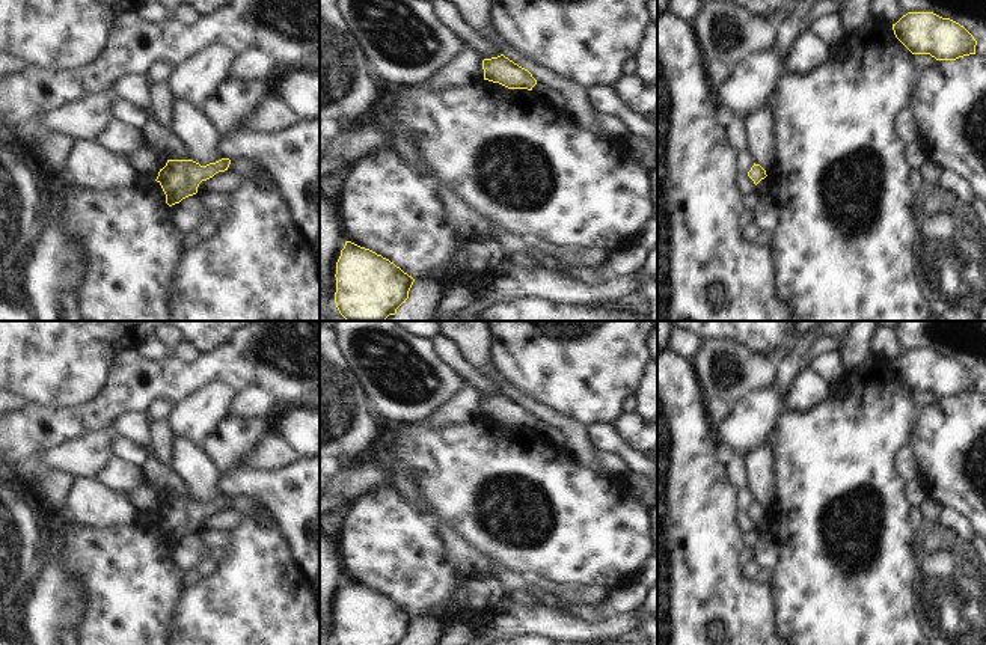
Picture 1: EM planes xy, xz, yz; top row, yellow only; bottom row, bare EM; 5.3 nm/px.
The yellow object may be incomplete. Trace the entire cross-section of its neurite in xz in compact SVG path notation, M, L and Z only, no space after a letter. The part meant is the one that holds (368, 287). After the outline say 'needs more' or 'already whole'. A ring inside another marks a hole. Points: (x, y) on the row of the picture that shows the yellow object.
M345 241L336 262L335 303L347 321L384 321L409 298L415 282L389 259Z | already whole

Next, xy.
M222 158L207 166L201 166L193 160L167 160L166 166L160 169L155 181L166 194L166 203L172 206L196 194L202 181L213 178L219 172L228 170L229 164L229 158Z | already whole

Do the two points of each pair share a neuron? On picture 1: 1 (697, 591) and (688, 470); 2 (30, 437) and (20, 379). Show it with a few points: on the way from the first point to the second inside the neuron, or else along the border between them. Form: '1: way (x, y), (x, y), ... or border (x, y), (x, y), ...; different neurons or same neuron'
1: way (689, 561), (688, 501); same neuron
2: border (29, 403), (64, 410); different neurons

